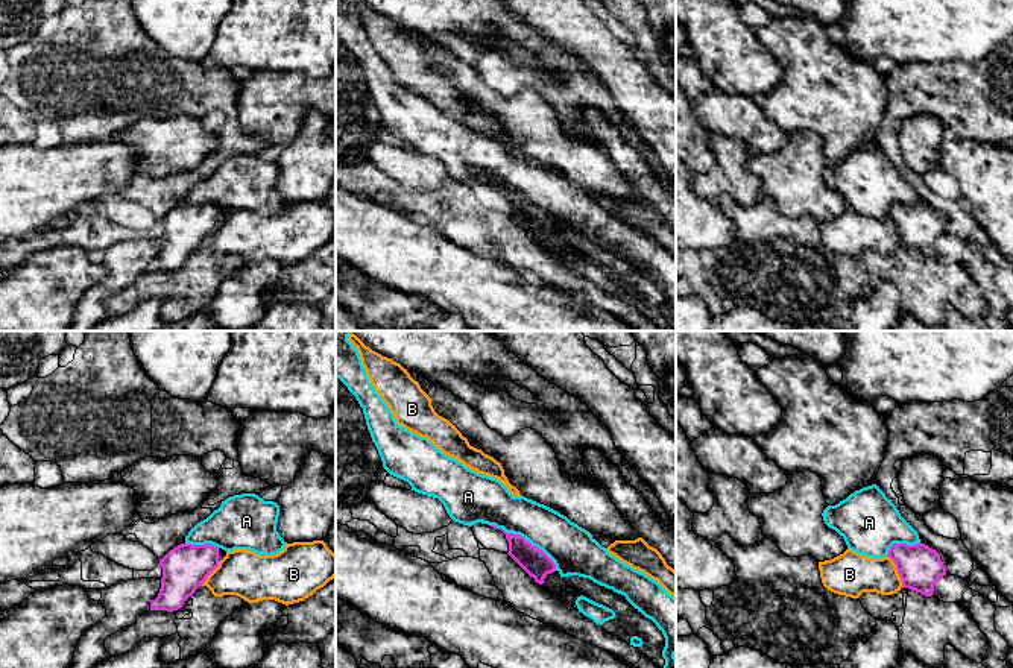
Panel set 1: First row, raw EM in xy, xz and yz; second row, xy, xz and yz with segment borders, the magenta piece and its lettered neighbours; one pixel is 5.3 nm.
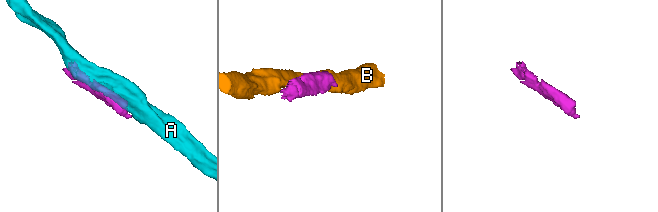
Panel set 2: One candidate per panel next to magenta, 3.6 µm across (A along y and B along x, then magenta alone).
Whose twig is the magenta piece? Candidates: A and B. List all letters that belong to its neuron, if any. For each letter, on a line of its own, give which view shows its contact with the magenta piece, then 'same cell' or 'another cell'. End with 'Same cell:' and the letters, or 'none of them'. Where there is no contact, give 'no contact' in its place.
A: meets magenta in xz; another cell
B: meets magenta in yz; another cell
Same cell: none of them

